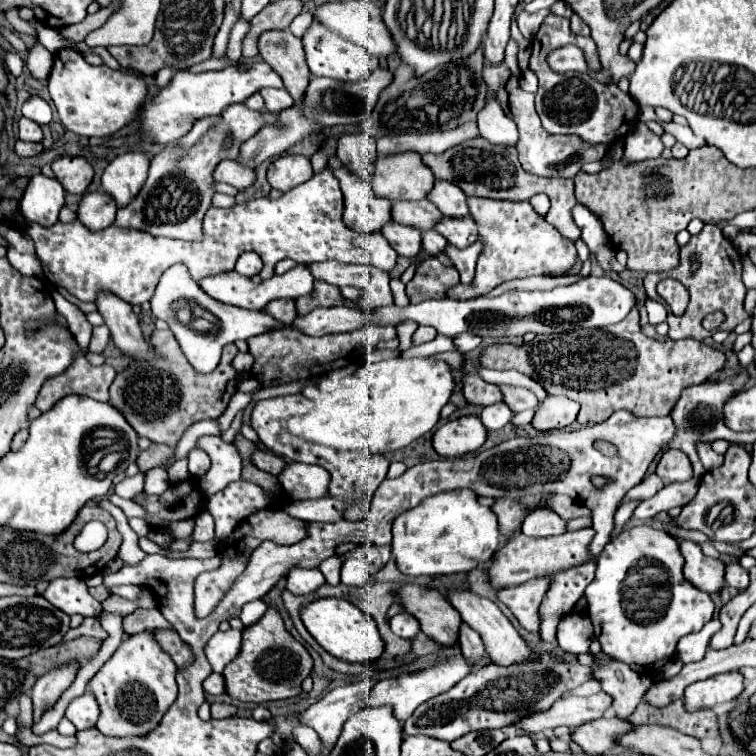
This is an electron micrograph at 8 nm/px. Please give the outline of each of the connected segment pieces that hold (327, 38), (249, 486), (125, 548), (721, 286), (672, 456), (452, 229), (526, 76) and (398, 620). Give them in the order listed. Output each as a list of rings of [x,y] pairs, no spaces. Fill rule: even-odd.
[[[312,22],[310,30],[304,34],[302,42],[304,42],[304,50],[306,50],[308,68],[314,76],[326,76],[326,78],[342,80],[342,82],[354,82],[354,80],[360,80],[368,72],[378,68],[378,60],[374,56],[370,56],[360,46],[356,46],[348,40],[342,40],[340,36],[336,36],[334,32],[330,32],[328,28],[324,28],[318,22]]]
[[[240,479],[228,484],[224,492],[216,492],[208,500],[208,506],[216,522],[214,542],[220,542],[232,534],[236,520],[268,506],[268,494],[260,486]]]
[[[106,498],[100,500],[100,506],[114,516],[114,520],[118,522],[118,532],[120,532],[122,538],[124,538],[124,542],[122,542],[122,546],[120,546],[120,550],[118,550],[118,558],[124,560],[124,564],[130,564],[130,566],[136,564],[136,562],[142,562],[142,560],[146,558],[146,552],[138,546],[138,536],[136,536],[134,530],[128,526],[126,514],[124,514],[120,508],[116,508],[114,504],[110,504]]]
[[[706,224],[704,230],[698,236],[692,236],[690,242],[680,250],[680,266],[672,272],[664,272],[664,274],[646,274],[644,278],[644,286],[646,286],[646,294],[652,300],[662,300],[660,294],[656,292],[656,284],[664,278],[676,278],[684,284],[684,288],[690,294],[690,302],[688,308],[682,316],[674,316],[668,314],[668,326],[670,332],[668,336],[672,340],[680,340],[680,338],[694,338],[694,340],[704,340],[708,336],[712,336],[710,330],[706,330],[702,326],[702,320],[716,312],[722,310],[726,314],[726,322],[720,326],[720,330],[732,332],[736,324],[740,324],[742,320],[750,318],[750,314],[744,310],[744,294],[746,294],[746,286],[742,284],[742,266],[740,266],[740,252],[732,246],[730,240],[724,238],[722,230],[714,224]],[[690,256],[696,256],[700,266],[698,270],[692,274],[690,272]]]
[[[666,450],[658,462],[656,474],[666,482],[684,482],[692,478],[692,464],[682,450]]]
[[[442,218],[442,222],[436,226],[436,230],[456,248],[464,250],[472,246],[472,242],[480,240],[480,234],[476,230],[476,222],[472,218]]]
[[[524,70],[524,72],[522,72],[522,76],[520,76],[520,88],[526,90],[526,92],[536,92],[538,80],[536,80],[536,76],[532,74],[532,70]]]
[[[396,614],[390,618],[390,628],[400,638],[414,638],[420,632],[420,624],[412,614]]]

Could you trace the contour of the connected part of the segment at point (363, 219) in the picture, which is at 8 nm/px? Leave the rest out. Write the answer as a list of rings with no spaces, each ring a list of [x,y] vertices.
[[[330,158],[328,164],[334,168],[334,176],[340,180],[344,194],[344,224],[350,230],[374,234],[382,232],[382,228],[392,222],[392,202],[384,198],[376,198],[370,184],[360,182],[352,176],[338,158]]]

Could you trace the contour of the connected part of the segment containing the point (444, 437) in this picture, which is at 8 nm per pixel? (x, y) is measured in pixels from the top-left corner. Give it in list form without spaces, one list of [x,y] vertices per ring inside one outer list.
[[[460,416],[440,426],[432,438],[434,450],[440,456],[456,458],[476,452],[488,438],[488,430],[478,416]]]

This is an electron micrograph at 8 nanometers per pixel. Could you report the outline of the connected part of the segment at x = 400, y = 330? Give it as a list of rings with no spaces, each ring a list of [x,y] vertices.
[[[406,321],[396,327],[399,338],[399,349],[405,351],[413,346],[412,335],[418,325],[413,321]]]

